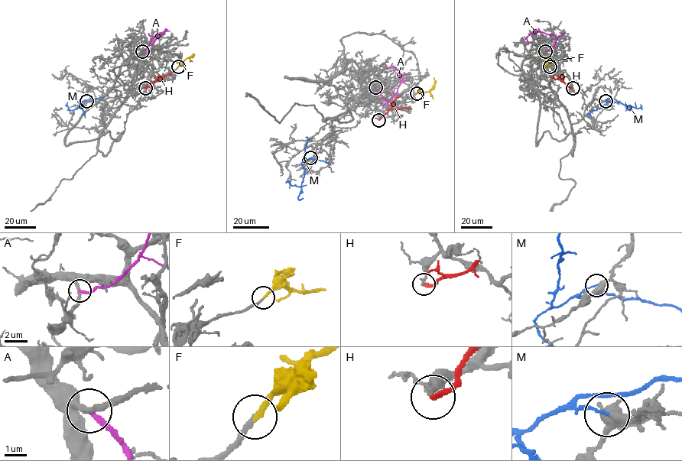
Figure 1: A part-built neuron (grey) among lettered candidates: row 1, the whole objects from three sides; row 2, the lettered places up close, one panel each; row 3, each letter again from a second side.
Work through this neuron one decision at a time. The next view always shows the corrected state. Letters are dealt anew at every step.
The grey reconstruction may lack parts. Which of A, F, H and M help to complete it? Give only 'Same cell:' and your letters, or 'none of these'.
Same cell: F

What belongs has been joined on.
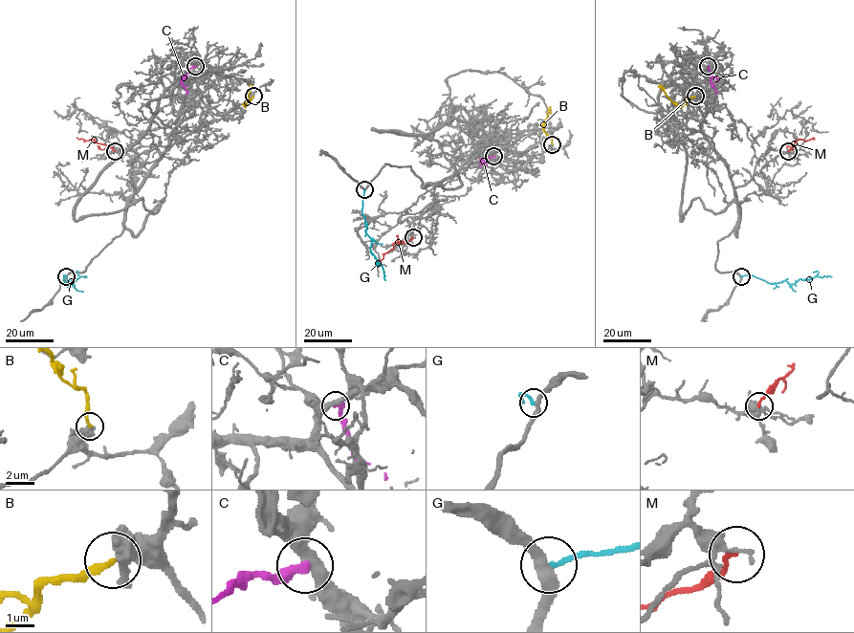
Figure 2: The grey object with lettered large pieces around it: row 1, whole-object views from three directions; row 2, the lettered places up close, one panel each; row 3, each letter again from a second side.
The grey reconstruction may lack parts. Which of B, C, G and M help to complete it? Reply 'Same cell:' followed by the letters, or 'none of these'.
Same cell: none of these

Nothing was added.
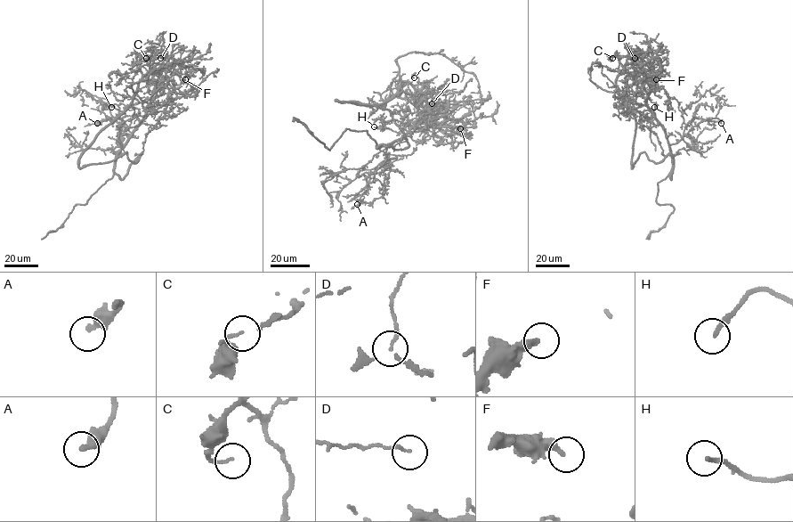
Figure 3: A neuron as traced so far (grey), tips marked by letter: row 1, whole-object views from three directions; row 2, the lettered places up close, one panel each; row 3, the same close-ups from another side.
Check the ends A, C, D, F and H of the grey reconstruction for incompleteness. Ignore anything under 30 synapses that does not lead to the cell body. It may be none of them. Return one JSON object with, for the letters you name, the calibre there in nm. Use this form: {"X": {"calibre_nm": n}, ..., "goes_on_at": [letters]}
{"goes_on_at": []}

